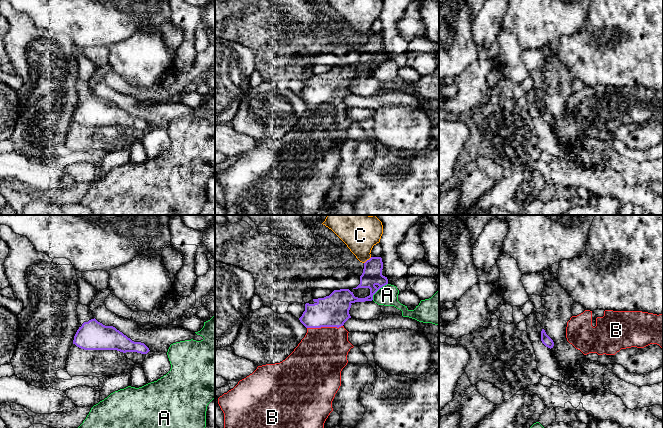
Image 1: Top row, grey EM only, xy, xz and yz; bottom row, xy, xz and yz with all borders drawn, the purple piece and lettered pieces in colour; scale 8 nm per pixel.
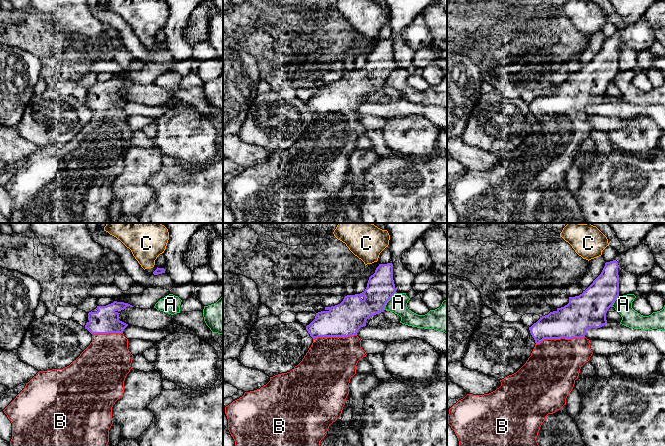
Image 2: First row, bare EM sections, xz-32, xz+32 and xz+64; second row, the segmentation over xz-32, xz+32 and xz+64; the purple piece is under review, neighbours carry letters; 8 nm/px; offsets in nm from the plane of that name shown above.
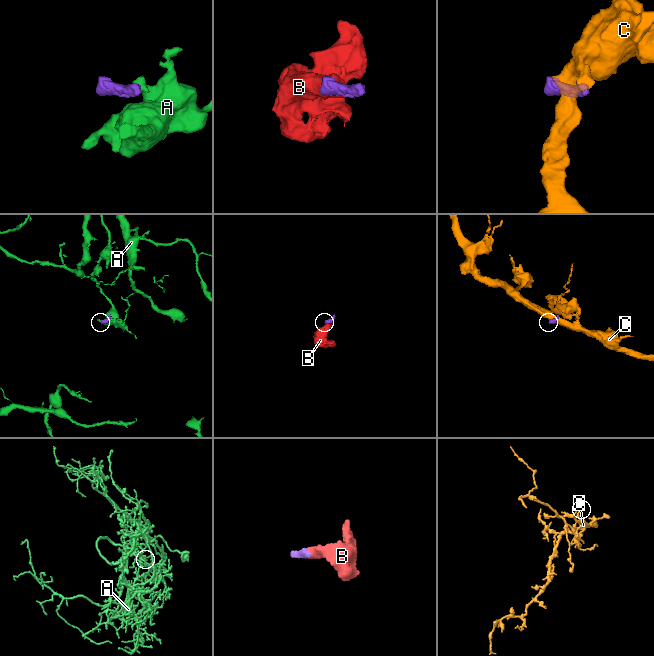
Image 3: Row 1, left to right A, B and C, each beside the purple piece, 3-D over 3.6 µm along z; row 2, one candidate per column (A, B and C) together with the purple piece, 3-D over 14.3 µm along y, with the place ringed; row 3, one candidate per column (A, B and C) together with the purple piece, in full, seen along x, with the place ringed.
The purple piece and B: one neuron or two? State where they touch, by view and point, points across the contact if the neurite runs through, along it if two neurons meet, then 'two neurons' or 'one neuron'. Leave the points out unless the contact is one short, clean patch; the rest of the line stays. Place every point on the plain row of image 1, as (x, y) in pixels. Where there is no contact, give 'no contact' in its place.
meets purple in xz at (324, 102); one neuron

